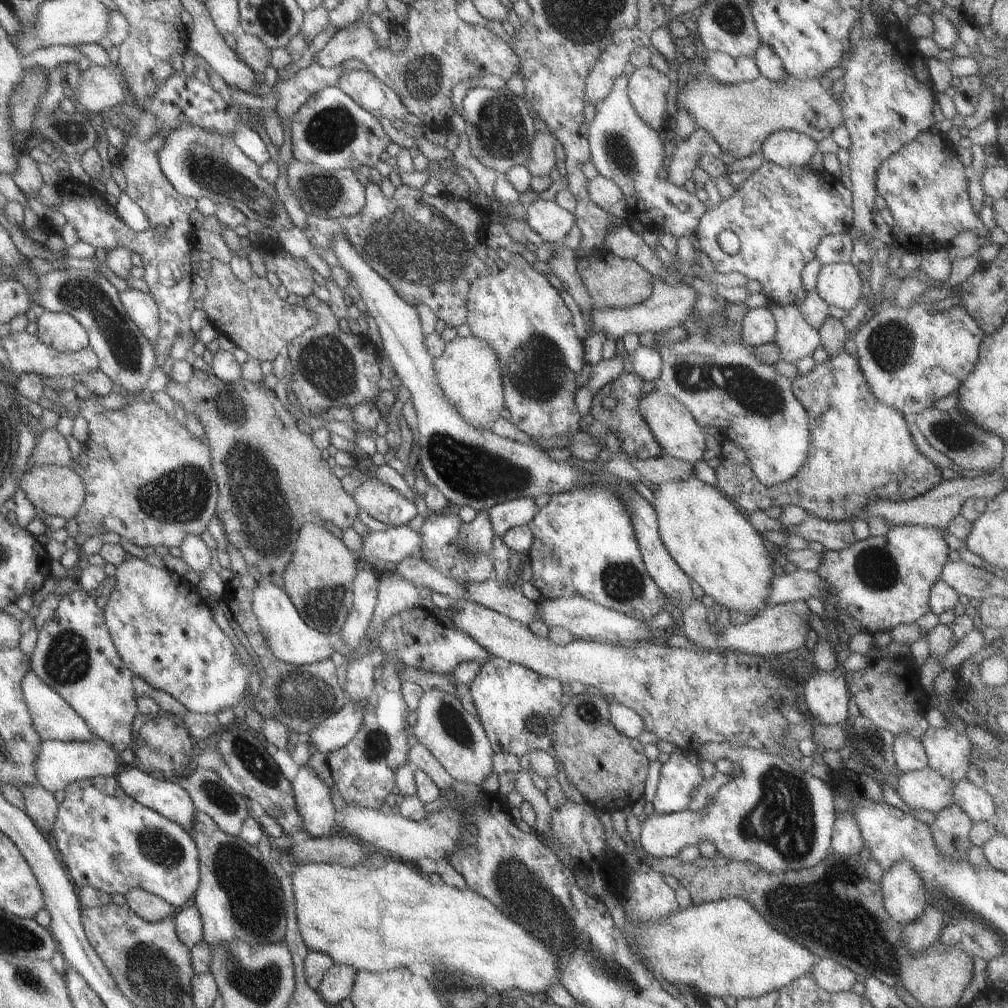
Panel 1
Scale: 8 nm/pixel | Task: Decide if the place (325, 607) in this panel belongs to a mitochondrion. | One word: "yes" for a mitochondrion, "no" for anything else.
yes

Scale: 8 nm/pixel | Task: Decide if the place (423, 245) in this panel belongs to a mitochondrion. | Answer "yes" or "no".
yes

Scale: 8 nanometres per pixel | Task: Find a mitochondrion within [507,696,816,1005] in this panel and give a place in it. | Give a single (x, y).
(601, 964)

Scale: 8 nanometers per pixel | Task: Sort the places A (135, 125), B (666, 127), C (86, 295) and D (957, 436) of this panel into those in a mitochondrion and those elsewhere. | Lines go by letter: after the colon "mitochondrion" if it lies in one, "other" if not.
A: mitochondrion
B: other
C: mitochondrion
D: mitochondrion

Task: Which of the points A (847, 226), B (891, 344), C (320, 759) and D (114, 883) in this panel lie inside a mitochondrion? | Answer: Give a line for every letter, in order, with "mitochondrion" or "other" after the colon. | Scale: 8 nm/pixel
A: other
B: mitochondrion
C: other
D: other

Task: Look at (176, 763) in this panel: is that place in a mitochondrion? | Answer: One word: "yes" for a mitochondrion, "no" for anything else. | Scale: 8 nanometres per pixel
yes

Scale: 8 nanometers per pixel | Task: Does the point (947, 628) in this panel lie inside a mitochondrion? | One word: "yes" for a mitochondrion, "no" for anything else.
no

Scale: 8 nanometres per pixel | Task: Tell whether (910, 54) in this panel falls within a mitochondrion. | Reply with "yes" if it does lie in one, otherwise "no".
no

